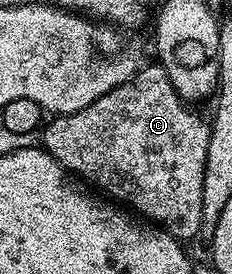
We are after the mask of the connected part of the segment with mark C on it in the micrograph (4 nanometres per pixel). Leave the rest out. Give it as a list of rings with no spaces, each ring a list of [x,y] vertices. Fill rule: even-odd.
[[[142,65],[131,76],[131,80],[119,84],[119,88],[111,88],[111,92],[99,96],[95,104],[87,104],[87,108],[79,112],[49,120],[53,122],[46,121],[43,126],[45,135],[42,138],[40,135],[39,142],[70,174],[86,183],[94,182],[89,184],[104,192],[110,199],[124,204],[142,219],[160,226],[173,238],[186,240],[185,238],[201,234],[203,168],[207,160],[209,122],[206,115],[204,118],[197,108],[181,98],[179,92],[175,92],[161,65],[152,65]]]

